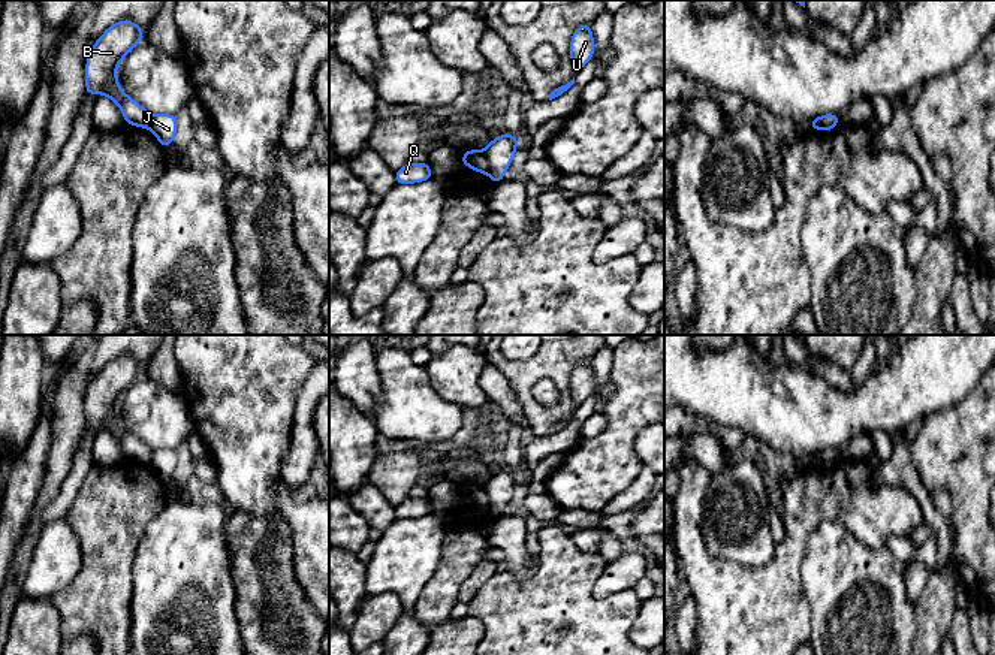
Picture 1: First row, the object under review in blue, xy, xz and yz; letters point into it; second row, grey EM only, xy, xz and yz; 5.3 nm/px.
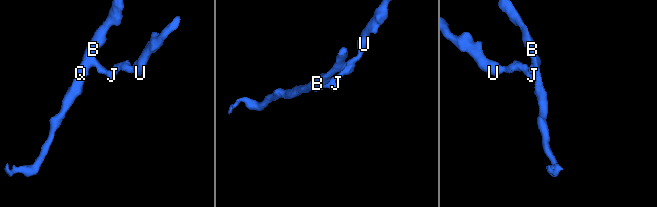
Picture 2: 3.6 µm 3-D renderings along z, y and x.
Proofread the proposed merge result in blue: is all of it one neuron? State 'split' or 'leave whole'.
split

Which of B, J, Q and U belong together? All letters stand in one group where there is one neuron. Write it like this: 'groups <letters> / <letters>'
groups B Q / J U

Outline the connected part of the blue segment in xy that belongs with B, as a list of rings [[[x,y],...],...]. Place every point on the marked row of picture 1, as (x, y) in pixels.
[[[130,19],[112,24],[90,46],[85,66],[85,96],[99,93],[114,100],[123,112],[126,124],[151,130],[153,117],[129,97],[117,79],[117,64],[124,60],[144,36],[144,30]]]

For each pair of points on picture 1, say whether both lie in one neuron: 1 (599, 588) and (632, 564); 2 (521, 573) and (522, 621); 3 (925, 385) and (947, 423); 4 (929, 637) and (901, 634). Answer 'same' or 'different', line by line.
1: same
2: different
3: different
4: different

